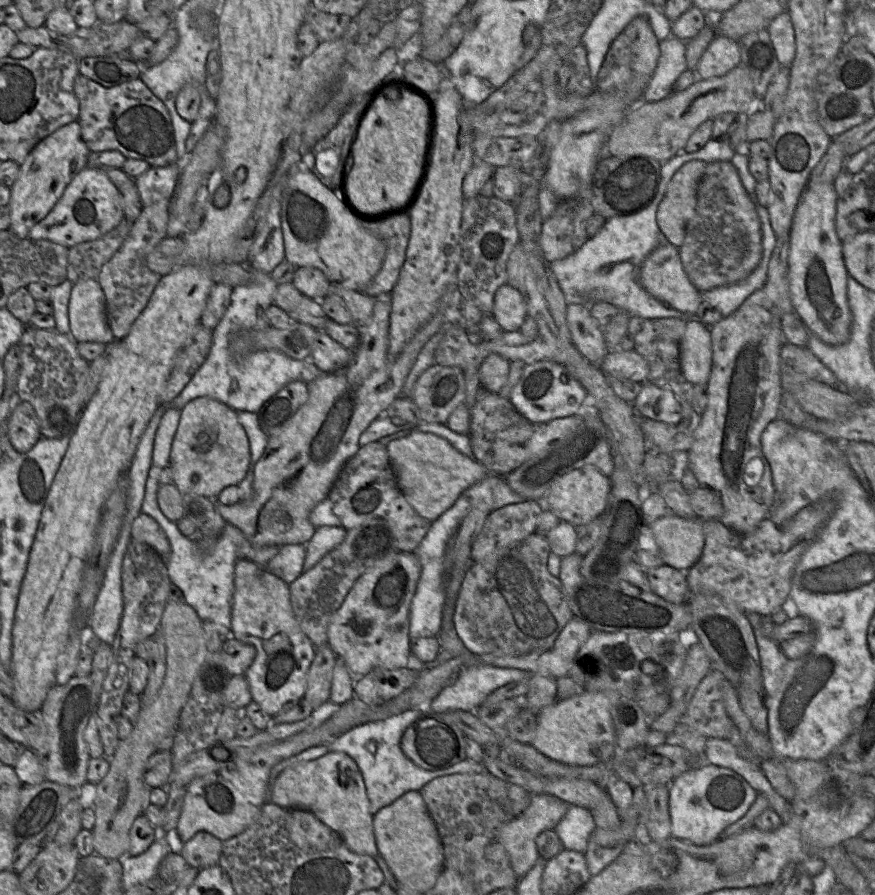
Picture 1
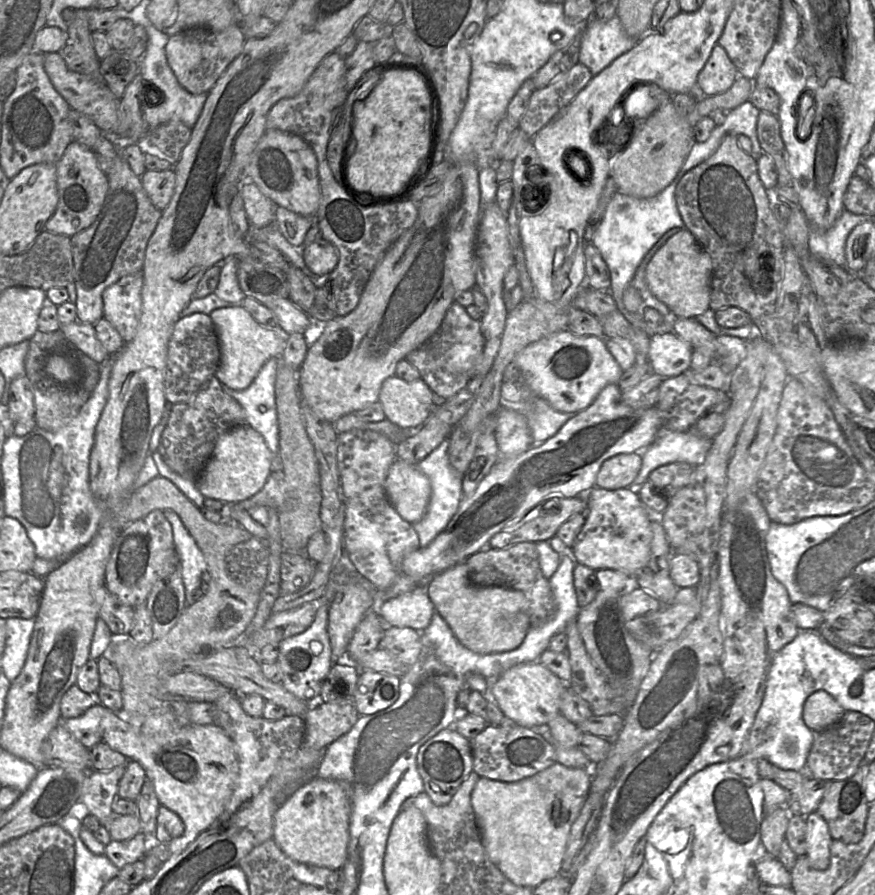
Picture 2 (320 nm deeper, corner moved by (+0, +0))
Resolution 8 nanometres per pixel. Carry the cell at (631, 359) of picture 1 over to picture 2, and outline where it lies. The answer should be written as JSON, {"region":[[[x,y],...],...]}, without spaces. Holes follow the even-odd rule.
{"region":[[[674,332],[651,337],[648,361],[652,372],[664,378],[679,375],[690,368],[693,349]]]}

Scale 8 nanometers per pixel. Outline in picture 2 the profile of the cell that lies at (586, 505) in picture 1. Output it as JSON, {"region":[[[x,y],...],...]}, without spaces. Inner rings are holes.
{"region":[[[598,486],[585,491],[586,520],[572,547],[576,562],[594,570],[608,568],[636,577],[649,560],[652,541],[649,512],[638,492],[628,487],[611,490]]]}

